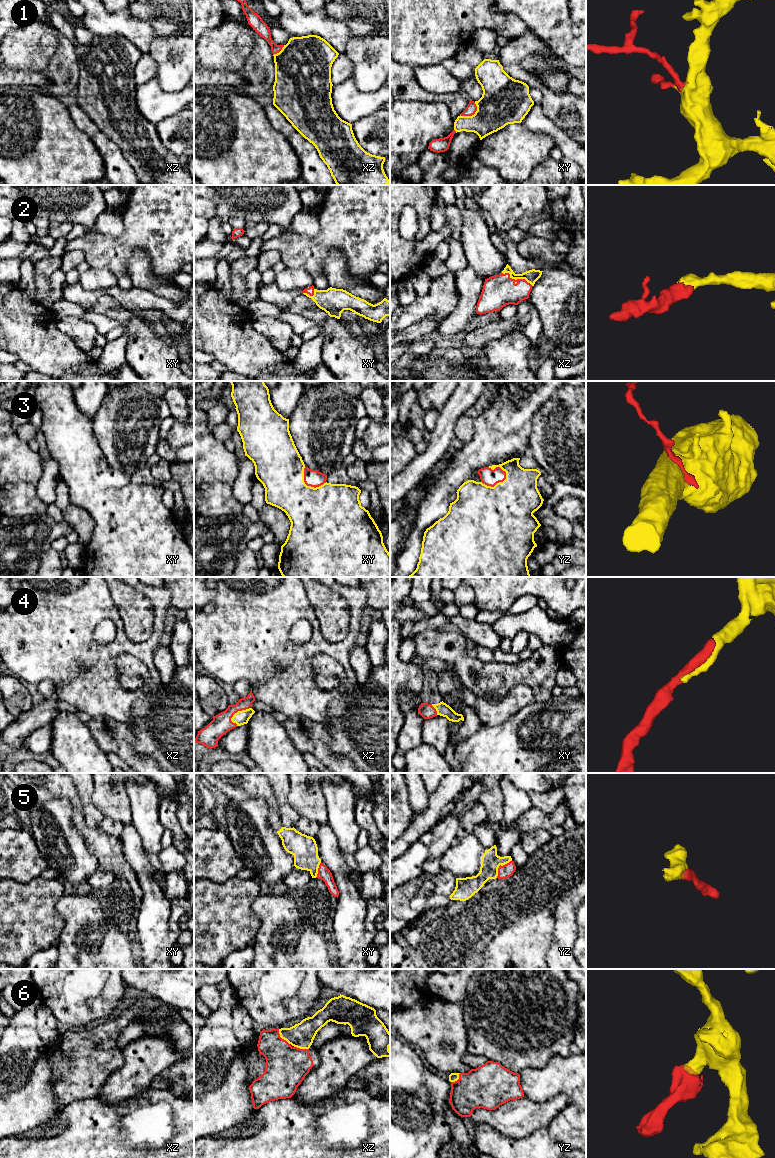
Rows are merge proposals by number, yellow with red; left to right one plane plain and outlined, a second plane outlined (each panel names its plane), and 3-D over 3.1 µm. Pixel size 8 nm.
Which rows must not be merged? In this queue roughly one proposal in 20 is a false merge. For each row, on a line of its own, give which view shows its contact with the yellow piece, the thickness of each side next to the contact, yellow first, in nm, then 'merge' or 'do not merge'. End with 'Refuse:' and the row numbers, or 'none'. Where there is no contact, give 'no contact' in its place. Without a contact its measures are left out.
1: meets yellow in xy; 340 nm thick on the yellow side, 90 nm on the other; merge
2: meets yellow in xz; 110 nm thick on the yellow side, 260 nm on the other; merge
3: meets yellow in yz; 460 nm thick on the yellow side, 140 nm on the other; merge
4: meets yellow in xz; 110 nm thick on the yellow side, 160 nm on the other; merge
5: meets yellow in yz; 160 nm thick on the yellow side, 110 nm on the other; merge
6: meets yellow in xz; 200 nm thick on the yellow side, 340 nm on the other; merge
Refuse: none

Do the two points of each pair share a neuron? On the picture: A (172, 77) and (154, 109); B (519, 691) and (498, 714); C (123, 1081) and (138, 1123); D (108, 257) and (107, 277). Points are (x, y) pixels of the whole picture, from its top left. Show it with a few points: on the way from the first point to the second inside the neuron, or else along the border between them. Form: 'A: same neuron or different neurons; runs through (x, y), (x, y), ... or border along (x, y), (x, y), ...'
A: different neurons; border along (155, 77), (164, 91), (177, 92), (183, 89)
B: same neuron; runs through (515, 697), (504, 708)
C: different neurons; border along (148, 1087), (133, 1096), (107, 1105)
D: different neurons; border along (90, 266), (93, 268), (107, 268), (117, 278)

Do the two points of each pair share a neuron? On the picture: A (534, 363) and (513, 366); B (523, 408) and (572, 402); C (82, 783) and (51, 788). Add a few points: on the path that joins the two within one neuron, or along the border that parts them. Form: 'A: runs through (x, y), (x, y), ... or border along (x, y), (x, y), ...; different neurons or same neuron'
A: border along (529, 341), (528, 365), (532, 370); different neurons
B: border along (555, 391), (536, 411), (532, 428); different neurons
C: border along (73, 783), (82, 806); different neurons

